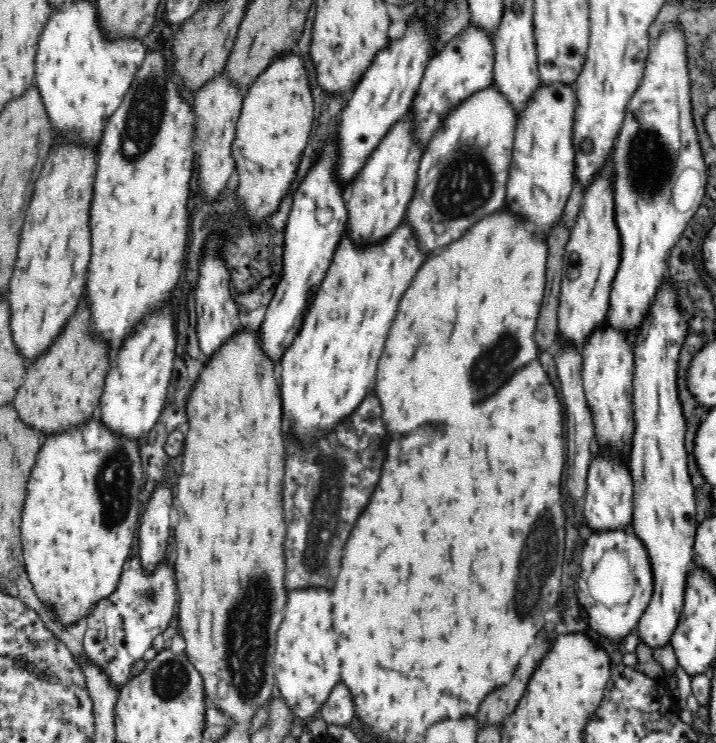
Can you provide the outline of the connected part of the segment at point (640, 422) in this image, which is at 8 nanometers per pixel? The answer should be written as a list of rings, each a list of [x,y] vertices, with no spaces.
[[[664,274],[657,291],[652,297],[650,310],[635,328],[631,340],[634,353],[632,379],[632,410],[634,411],[634,428],[632,450],[628,458],[629,469],[635,492],[633,493],[632,528],[642,539],[654,573],[654,594],[641,616],[637,628],[640,639],[645,640],[652,649],[669,642],[676,628],[684,604],[684,587],[688,571],[693,567],[694,542],[697,528],[694,526],[696,509],[694,503],[694,484],[688,469],[688,452],[686,449],[686,417],[680,402],[678,391],[678,366],[680,352],[688,334],[688,320],[679,308],[678,290],[680,283],[672,275]]]

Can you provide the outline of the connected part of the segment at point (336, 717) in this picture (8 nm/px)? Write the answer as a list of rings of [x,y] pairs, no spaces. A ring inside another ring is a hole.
[[[338,682],[320,707],[319,715],[327,725],[348,726],[355,714],[356,706],[352,702],[352,692],[348,692],[348,686],[344,686],[344,682]]]

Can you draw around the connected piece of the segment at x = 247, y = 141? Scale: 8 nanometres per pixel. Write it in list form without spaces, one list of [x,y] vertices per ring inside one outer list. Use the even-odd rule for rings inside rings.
[[[294,46],[284,56],[274,59],[274,62],[262,71],[249,86],[241,108],[236,128],[236,138],[232,144],[235,168],[240,180],[238,194],[242,202],[248,206],[252,218],[259,225],[272,211],[278,210],[282,196],[285,196],[291,182],[296,177],[298,162],[308,137],[311,134],[314,122],[314,97],[310,86],[309,60],[306,49]]]

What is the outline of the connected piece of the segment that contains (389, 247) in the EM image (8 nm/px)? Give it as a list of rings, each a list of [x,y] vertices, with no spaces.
[[[405,216],[395,229],[388,234],[388,238],[368,245],[357,244],[353,235],[345,232],[339,245],[336,245],[323,281],[308,302],[308,312],[303,316],[300,330],[281,356],[280,397],[284,428],[294,431],[303,444],[323,435],[348,416],[355,409],[354,406],[363,401],[366,390],[376,380],[376,366],[384,352],[384,342],[390,334],[392,322],[398,314],[400,298],[428,255],[420,246],[408,217]]]

